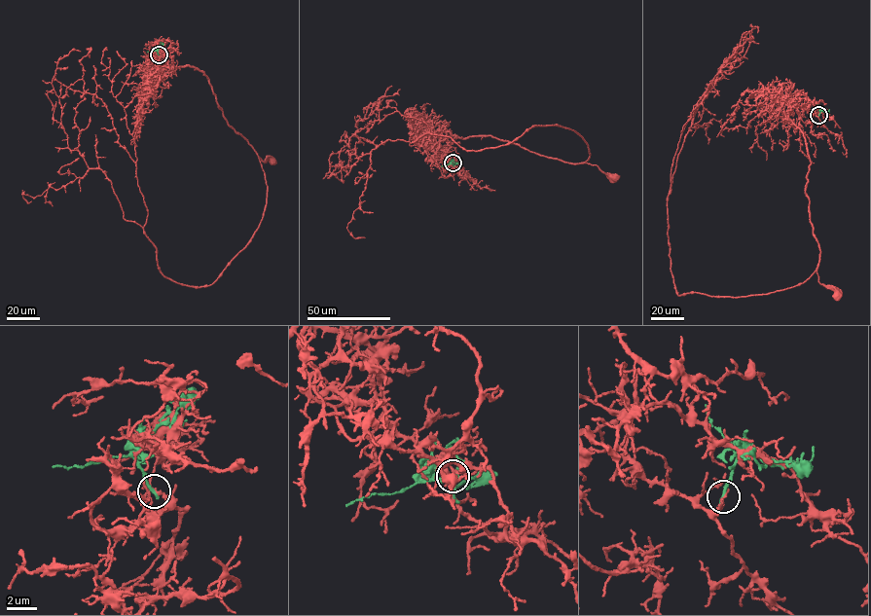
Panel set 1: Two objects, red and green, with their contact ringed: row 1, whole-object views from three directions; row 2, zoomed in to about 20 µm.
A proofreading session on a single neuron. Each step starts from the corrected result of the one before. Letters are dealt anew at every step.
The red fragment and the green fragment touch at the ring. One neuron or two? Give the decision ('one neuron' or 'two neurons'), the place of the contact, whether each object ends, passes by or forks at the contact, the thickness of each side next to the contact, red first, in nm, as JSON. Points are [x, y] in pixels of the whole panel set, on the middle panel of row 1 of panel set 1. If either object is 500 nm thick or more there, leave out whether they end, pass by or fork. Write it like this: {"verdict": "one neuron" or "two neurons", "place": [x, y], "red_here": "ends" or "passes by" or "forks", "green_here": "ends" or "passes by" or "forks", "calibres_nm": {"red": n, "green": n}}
{"verdict": "two neurons", "place": [453, 163], "red_here": "ends", "green_here": "ends", "calibres_nm": {"red": 200, "green": 240}}

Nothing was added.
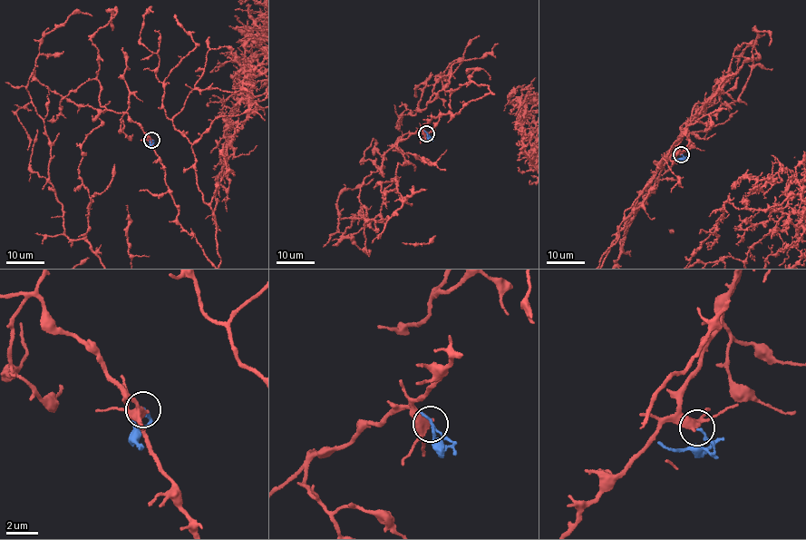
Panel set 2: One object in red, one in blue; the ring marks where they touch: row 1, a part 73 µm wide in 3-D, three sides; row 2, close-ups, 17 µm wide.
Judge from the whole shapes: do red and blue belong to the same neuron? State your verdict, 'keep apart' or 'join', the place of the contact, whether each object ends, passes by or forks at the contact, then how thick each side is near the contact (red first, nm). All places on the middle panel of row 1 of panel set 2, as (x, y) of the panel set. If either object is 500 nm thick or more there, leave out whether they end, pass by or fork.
keep apart; at (426, 133); red forks there; blue ends there; 360 nm thick on the red side, 120 nm on the other

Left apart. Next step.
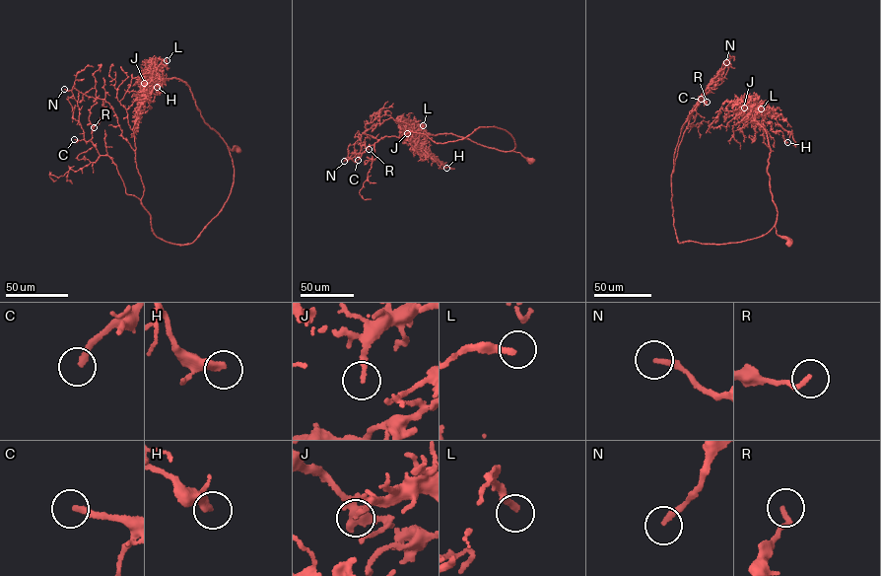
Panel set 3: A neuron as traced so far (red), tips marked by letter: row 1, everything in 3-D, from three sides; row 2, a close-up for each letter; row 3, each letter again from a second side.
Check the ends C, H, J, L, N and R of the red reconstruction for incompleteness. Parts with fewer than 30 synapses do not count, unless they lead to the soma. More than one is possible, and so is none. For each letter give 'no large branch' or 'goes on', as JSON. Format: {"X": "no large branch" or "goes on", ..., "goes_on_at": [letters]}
{"C": "goes on", "H": "goes on", "J": "no large branch", "L": "no large branch", "N": "goes on", "R": "no large branch", "goes_on_at": ["C", "H", "N"]}

